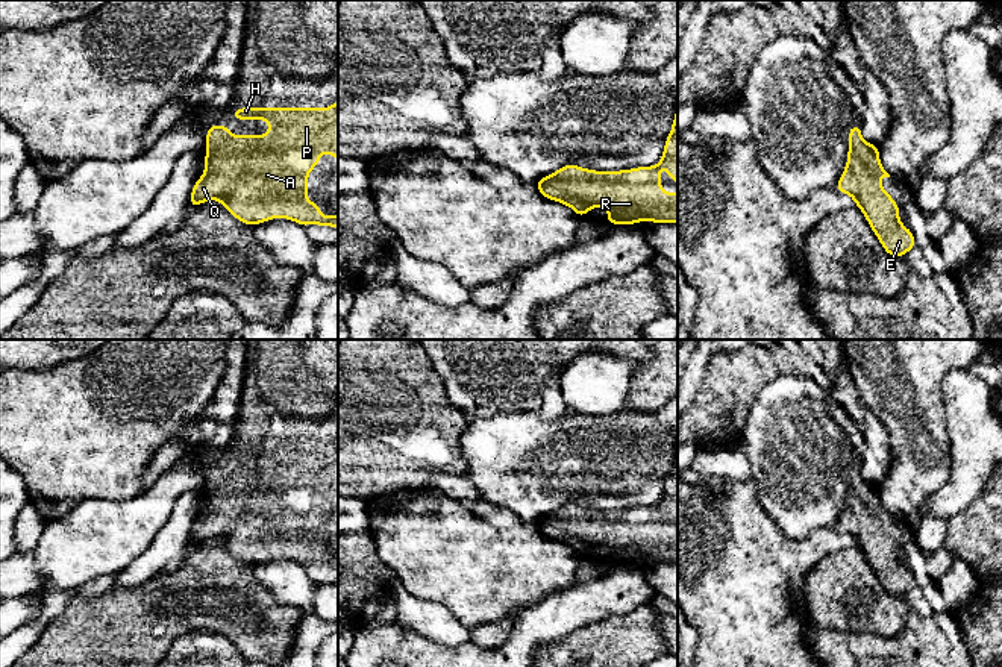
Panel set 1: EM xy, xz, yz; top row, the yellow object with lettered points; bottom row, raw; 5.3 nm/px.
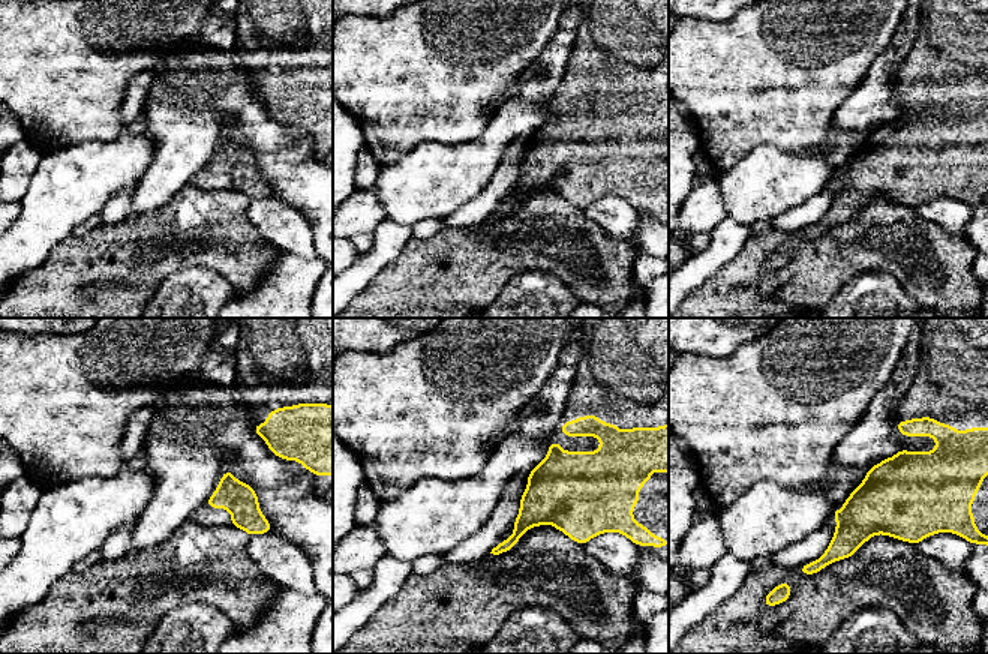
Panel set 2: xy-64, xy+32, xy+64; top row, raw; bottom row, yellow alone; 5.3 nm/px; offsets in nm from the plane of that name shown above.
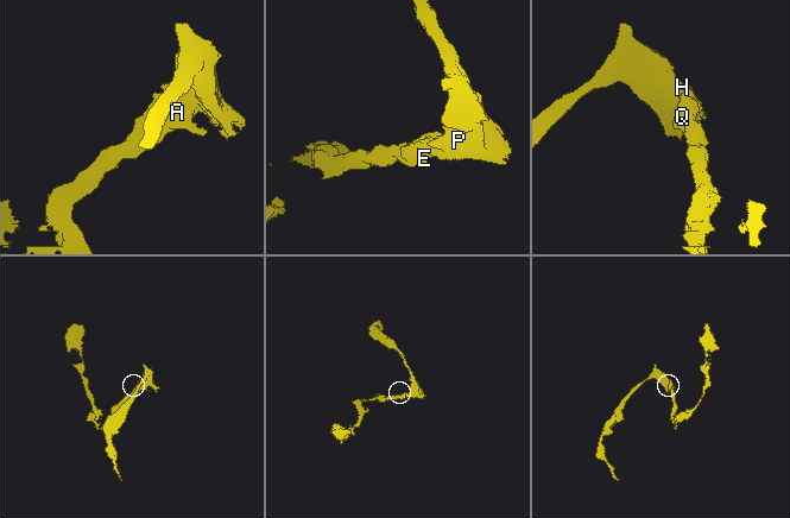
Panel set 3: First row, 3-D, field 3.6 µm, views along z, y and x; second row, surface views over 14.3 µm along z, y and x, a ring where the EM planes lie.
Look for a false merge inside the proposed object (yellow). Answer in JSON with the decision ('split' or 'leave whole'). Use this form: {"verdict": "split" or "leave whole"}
{"verdict": "leave whole"}

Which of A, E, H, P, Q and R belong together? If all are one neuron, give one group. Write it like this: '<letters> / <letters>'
A E H P Q R

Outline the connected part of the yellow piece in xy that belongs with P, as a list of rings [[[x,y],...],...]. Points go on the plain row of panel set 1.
[[[338,440],[329,447],[241,447],[233,459],[267,459],[267,474],[232,474],[229,465],[212,464],[208,478],[205,512],[194,523],[189,546],[218,540],[236,559],[249,565],[271,558],[338,567],[338,555],[326,556],[308,540],[308,514],[320,503],[320,494],[338,499]]]

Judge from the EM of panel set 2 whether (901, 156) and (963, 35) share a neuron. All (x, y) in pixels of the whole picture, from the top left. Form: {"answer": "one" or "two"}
{"answer": "one"}

